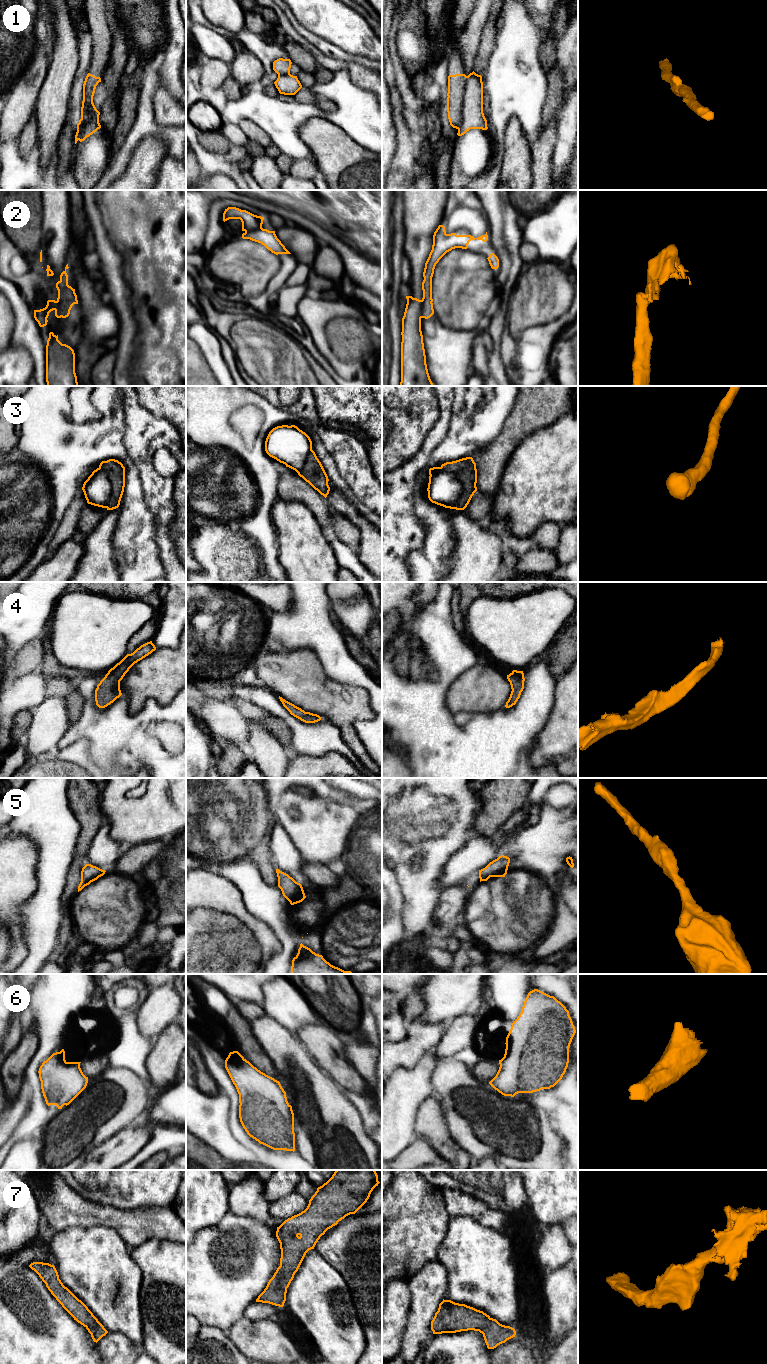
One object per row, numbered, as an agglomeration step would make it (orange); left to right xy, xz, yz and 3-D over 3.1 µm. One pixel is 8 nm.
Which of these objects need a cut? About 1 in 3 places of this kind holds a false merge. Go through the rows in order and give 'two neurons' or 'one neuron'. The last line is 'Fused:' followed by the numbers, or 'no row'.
1: two neurons
2: two neurons
3: one neuron
4: one neuron
5: one neuron
6: one neuron
7: one neuron
Fused: 1, 2

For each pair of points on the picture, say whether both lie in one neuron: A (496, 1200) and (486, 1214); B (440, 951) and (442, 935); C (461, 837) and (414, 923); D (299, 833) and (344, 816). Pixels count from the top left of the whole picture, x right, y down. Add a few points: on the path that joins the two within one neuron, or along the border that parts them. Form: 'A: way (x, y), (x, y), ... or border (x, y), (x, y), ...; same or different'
A: border (470, 1195), (499, 1209), (505, 1215); different
B: border (445, 942), (433, 943); different
C: way (439, 856), (419, 876), (419, 901); same
D: way (310, 826), (324, 826), (333, 822); same

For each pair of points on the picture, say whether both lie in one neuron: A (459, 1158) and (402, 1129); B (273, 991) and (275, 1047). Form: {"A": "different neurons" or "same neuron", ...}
{"A": "different neurons", "B": "different neurons"}

